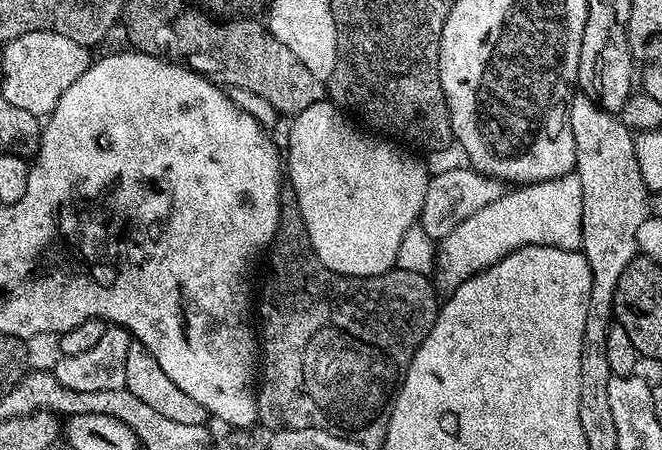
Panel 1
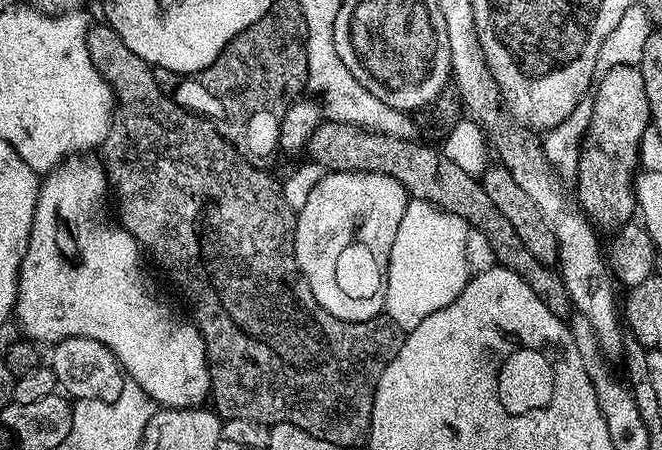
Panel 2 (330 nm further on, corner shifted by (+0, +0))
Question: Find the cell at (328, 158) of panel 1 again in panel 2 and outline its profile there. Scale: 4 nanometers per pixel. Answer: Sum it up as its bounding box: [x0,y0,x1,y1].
[296,172,409,320]

